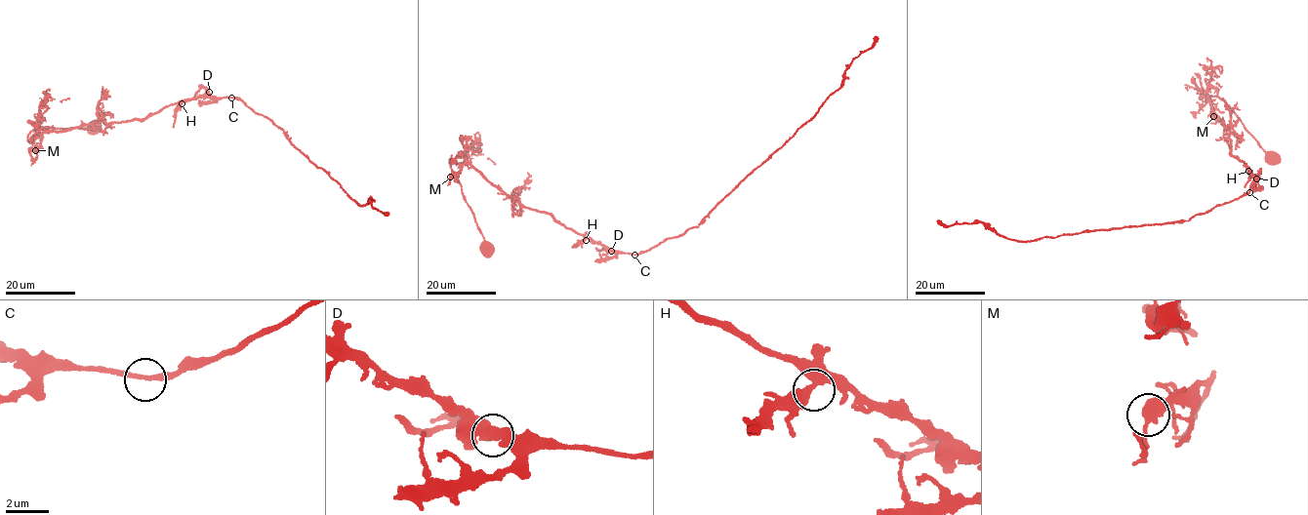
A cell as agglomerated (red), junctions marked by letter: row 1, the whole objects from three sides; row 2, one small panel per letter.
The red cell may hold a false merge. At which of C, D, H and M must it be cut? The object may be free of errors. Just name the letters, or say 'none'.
none

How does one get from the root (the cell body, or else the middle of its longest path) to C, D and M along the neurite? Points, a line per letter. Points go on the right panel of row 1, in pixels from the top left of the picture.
C: (1270, 156), (1222, 100), (1209, 96), (1206, 99), (1229, 132), (1230, 153), (1254, 178), (1249, 192)
D: (1270, 156), (1222, 100), (1209, 96), (1206, 99), (1229, 132), (1230, 153), (1256, 178)
M: (1270, 156), (1232, 109), (1220, 99), (1209, 96), (1205, 101), (1212, 105), (1213, 116)

